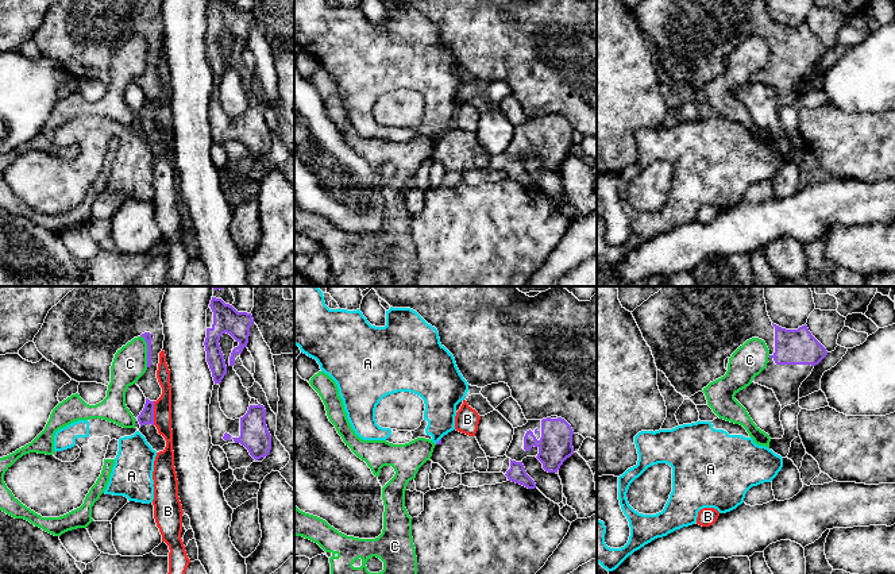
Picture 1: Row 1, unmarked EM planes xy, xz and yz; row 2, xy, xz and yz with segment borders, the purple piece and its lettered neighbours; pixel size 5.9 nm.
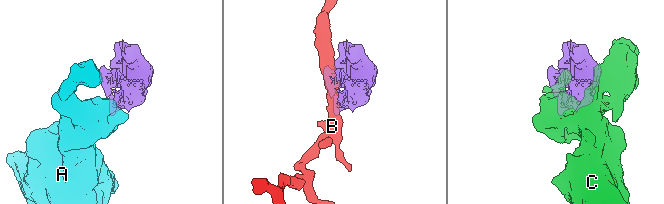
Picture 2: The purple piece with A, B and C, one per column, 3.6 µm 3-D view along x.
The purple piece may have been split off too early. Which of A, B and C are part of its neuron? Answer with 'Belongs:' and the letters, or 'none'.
Belongs: none

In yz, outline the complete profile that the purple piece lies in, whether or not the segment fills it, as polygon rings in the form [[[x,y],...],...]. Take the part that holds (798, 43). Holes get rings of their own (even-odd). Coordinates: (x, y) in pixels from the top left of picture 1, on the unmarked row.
[[[643,0],[632,12],[651,45],[657,68],[688,96],[724,74],[728,69],[725,57],[752,35],[764,38],[769,47],[767,65],[752,80],[772,86],[782,107],[799,97],[802,80],[828,53],[806,22],[798,27],[774,22],[765,0]]]

